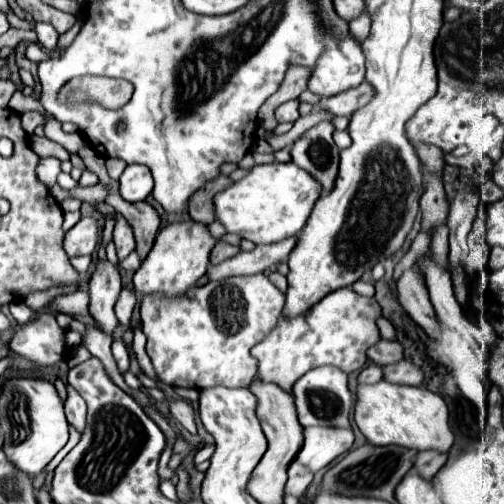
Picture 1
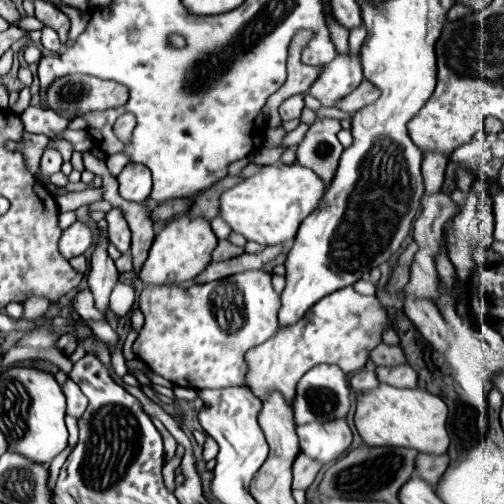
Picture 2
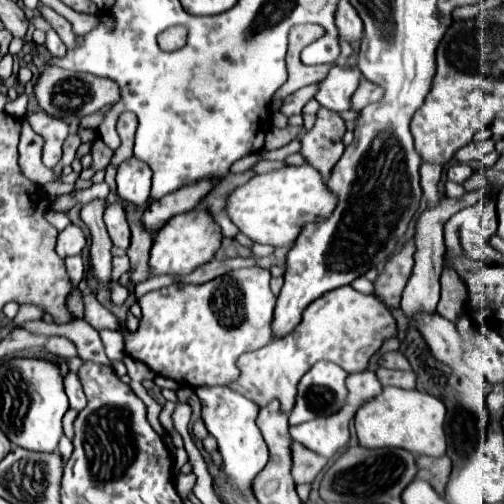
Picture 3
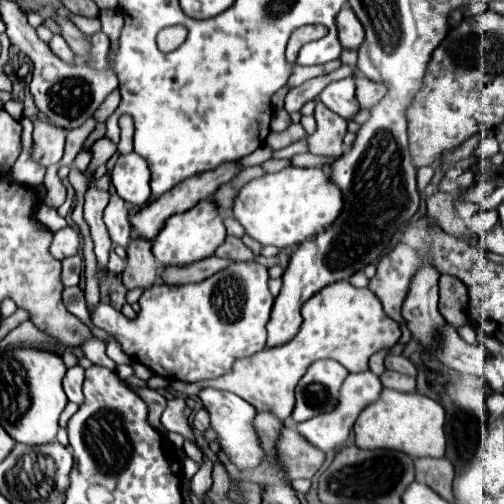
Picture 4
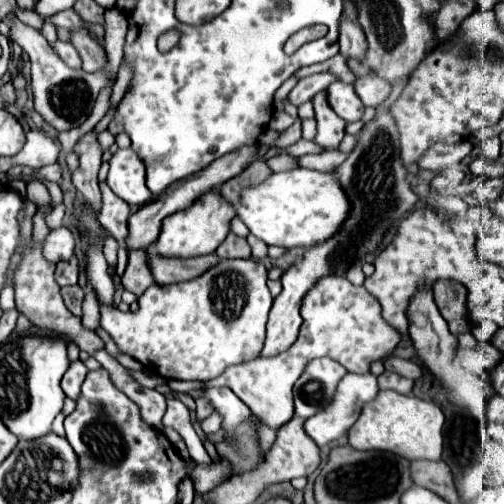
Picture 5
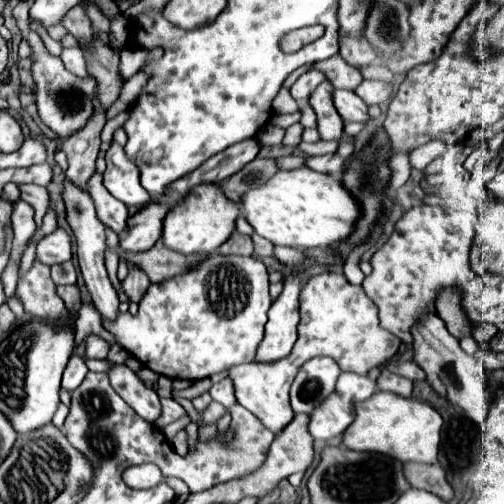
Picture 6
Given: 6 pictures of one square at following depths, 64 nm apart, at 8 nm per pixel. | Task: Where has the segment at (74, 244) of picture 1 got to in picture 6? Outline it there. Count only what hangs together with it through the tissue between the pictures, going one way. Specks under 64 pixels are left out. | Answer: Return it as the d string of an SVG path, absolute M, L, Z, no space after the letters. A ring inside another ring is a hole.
M58 228L56 232L44 236L38 242L38 250L36 250L36 258L48 266L52 264L62 264L66 260L72 258L72 244L70 244L70 236Z

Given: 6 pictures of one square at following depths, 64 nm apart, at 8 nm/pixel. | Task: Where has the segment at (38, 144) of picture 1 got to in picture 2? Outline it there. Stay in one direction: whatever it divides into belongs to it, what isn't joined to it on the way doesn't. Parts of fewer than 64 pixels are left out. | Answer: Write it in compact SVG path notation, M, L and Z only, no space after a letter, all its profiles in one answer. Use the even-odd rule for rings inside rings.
M50 140L46 148L56 148L56 150L62 154L64 162L68 162L70 156L72 156L72 146L70 146L68 142L64 142L64 140Z

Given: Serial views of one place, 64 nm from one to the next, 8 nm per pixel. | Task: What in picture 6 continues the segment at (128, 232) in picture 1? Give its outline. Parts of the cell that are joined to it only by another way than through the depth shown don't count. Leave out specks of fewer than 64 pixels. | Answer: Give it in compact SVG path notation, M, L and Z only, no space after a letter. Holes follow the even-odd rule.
M94 174L90 178L88 192L96 204L96 212L98 212L100 222L106 228L112 228L116 234L120 234L124 230L126 220L128 220L128 208L120 200L112 198L112 194L104 188L100 174Z

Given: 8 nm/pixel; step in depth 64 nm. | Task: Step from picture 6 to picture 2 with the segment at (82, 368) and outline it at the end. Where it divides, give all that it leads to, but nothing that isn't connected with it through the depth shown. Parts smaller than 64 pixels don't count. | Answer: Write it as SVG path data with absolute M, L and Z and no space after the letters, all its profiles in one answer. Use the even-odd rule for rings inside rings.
M70 378L66 380L62 390L64 390L64 396L66 396L66 414L78 420L80 414L84 414L84 410L88 406L86 396L80 392L80 388L76 388L76 384L72 384Z

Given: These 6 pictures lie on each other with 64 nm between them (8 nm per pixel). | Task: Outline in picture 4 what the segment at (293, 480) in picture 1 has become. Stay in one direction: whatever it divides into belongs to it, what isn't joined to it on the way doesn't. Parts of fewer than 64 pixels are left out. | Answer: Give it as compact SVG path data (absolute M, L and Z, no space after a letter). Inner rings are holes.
M286 424L284 430L280 432L278 452L280 452L280 464L286 466L290 480L312 478L326 458L324 452L314 448L294 430L294 424Z

